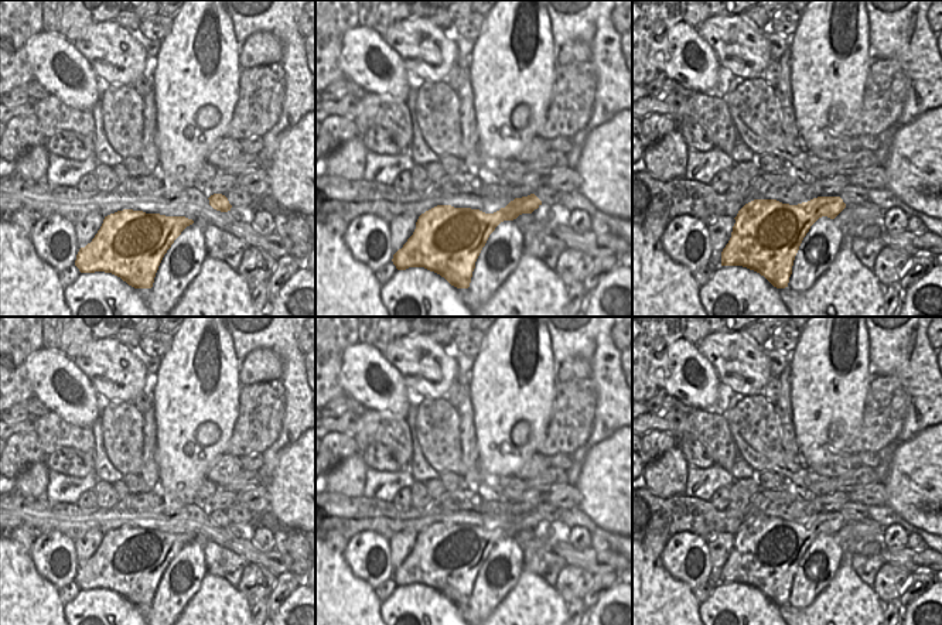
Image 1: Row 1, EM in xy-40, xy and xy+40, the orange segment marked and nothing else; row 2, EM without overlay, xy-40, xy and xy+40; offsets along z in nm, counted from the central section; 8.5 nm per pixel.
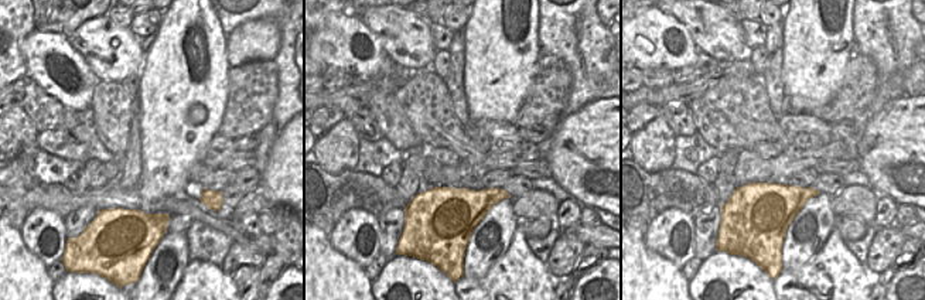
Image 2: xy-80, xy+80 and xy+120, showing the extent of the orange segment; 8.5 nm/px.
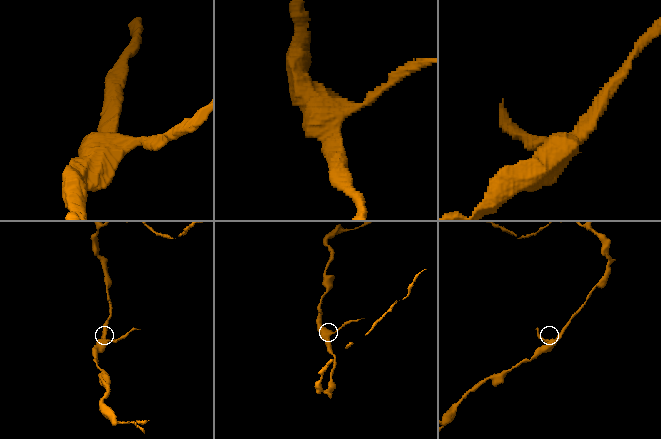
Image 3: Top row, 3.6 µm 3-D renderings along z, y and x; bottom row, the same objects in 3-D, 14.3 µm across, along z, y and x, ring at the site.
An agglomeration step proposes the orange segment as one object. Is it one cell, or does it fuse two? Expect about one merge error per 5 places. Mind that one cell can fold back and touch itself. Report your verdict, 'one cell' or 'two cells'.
one cell

